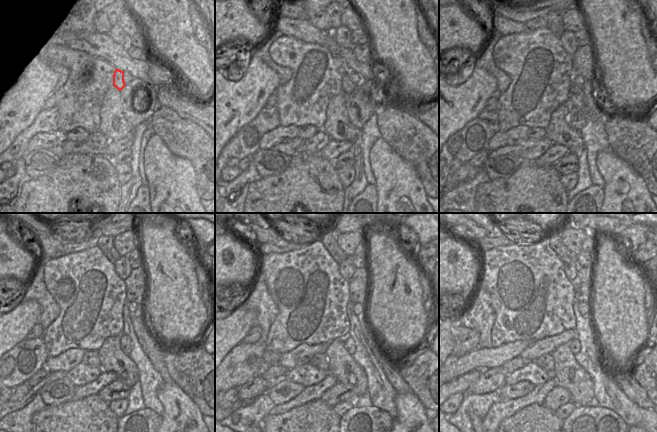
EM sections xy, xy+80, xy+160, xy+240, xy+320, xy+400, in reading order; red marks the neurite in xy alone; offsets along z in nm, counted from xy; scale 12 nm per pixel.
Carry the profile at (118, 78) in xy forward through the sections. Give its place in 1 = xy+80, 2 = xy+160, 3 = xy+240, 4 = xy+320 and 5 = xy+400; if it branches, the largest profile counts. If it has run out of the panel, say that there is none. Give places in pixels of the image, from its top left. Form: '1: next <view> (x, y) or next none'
1: next xy+80 (347, 86)
2: next xy+160 (574, 89)
3: next xy+240 (152, 350)
4: next xy+320 (390, 370)
5: next xy+400 (627, 383)

